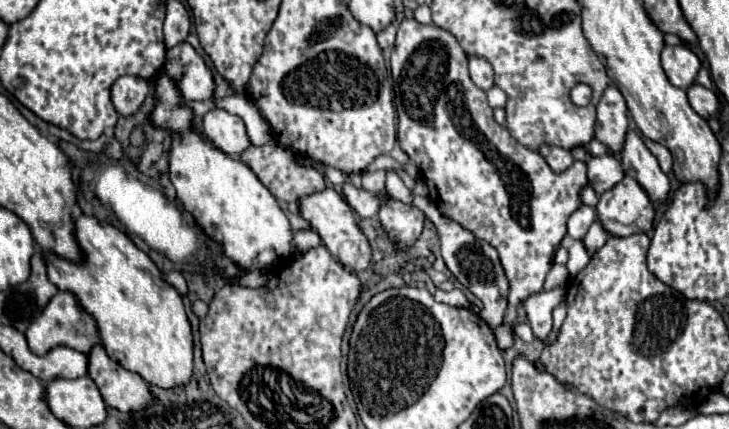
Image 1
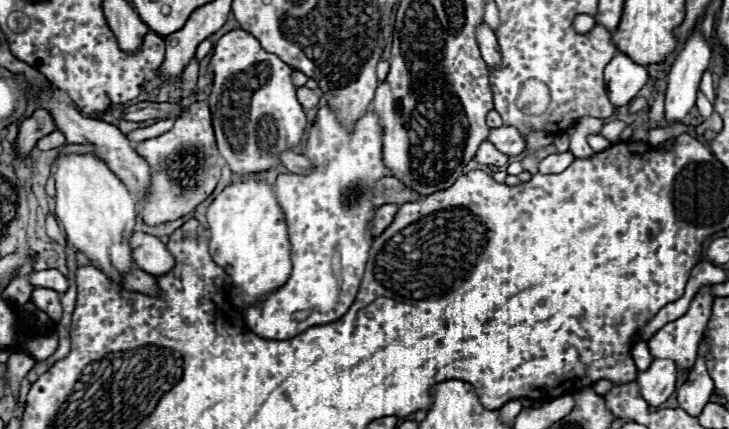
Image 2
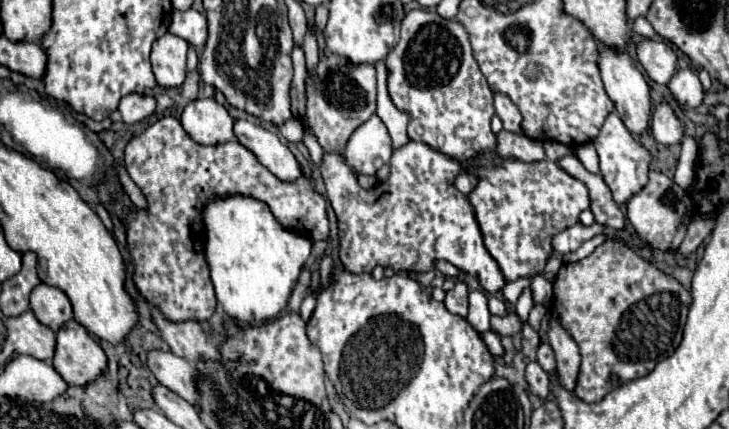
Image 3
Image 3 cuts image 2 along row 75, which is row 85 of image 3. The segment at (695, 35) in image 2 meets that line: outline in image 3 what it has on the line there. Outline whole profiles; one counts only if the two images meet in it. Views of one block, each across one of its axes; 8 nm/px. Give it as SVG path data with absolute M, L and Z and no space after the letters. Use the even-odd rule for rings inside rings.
M678 70L674 78L668 84L672 96L678 100L678 104L688 108L698 108L704 98L704 88L698 80L698 74L694 70Z

